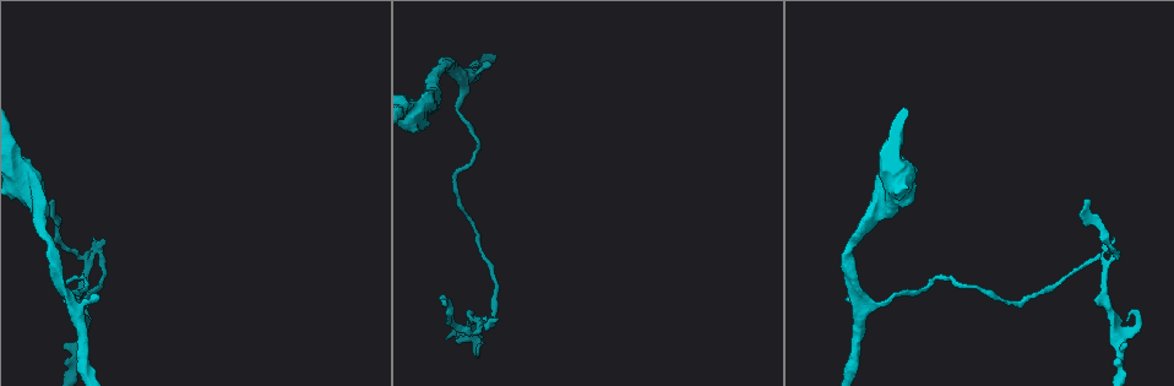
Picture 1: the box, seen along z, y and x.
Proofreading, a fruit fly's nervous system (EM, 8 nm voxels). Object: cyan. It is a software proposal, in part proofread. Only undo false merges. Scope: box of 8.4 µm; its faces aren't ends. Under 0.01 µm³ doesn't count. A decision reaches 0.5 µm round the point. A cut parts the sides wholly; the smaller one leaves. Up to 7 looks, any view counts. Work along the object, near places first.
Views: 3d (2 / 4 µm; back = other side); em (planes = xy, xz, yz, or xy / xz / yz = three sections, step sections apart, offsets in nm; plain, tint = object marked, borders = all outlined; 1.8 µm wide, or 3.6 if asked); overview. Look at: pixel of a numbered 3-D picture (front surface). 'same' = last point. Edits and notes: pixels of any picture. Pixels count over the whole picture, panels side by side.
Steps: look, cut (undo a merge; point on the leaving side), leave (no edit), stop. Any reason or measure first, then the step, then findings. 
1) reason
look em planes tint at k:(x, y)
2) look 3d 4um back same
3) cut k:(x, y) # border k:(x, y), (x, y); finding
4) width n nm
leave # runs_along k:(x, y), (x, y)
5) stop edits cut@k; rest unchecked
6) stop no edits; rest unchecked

thick turns thin
look em 3.6um xy step 16 plain at 1:(888, 200)

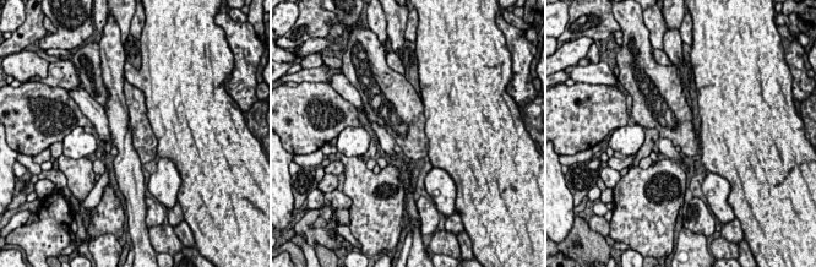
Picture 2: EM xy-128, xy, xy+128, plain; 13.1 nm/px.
with the object marked
look em 3.6um xy step 16 tint same

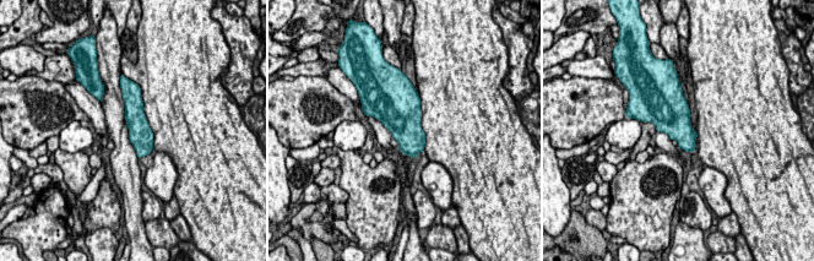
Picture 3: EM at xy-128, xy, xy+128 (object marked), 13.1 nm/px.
width 260 nm
leave # runs_along 3:(128, 93), (134, 102), (141, 153); continuous, no second cell

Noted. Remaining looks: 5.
sharp bend
look em planes tint at 1:(472, 153)

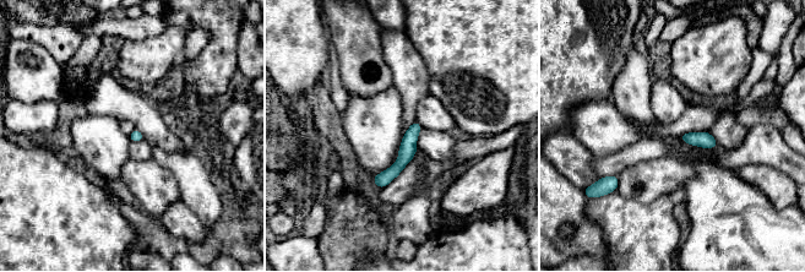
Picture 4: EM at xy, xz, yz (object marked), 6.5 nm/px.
leave # runs_along 4:(415, 125), (402, 162), (380, 184); one cell here

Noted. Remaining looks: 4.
branch point
look em planes tint at 1:(63, 292)

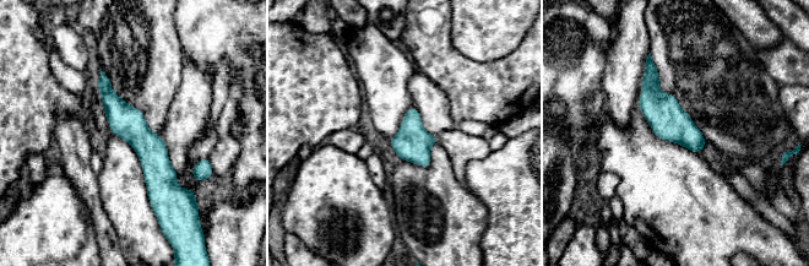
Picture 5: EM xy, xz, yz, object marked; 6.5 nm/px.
leave # runs_along 5:(102, 77), (153, 155), (156, 205); one cell here

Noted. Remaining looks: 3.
stop no edits; rest unchecked

